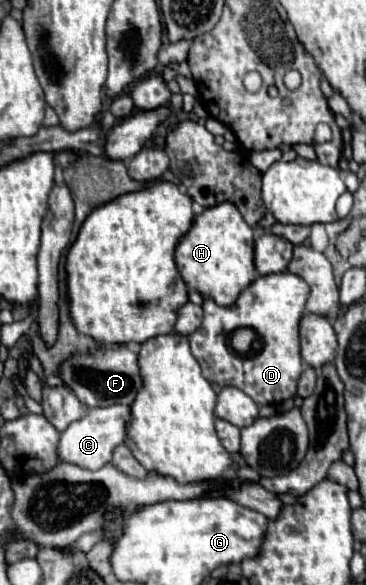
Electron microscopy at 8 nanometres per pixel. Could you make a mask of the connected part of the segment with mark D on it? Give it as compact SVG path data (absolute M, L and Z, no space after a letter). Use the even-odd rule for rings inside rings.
M285 270L253 280L239 294L233 306L219 306L211 298L205 298L203 324L189 336L191 352L201 364L203 376L219 386L241 388L259 406L279 404L293 398L297 392L299 374L303 372L303 360L299 356L299 320L305 312L307 294L309 286L305 284L305 280ZM237 328L253 328L261 336L263 346L255 354L255 358L243 358L235 352L231 356L231 352L227 350L225 340Z

